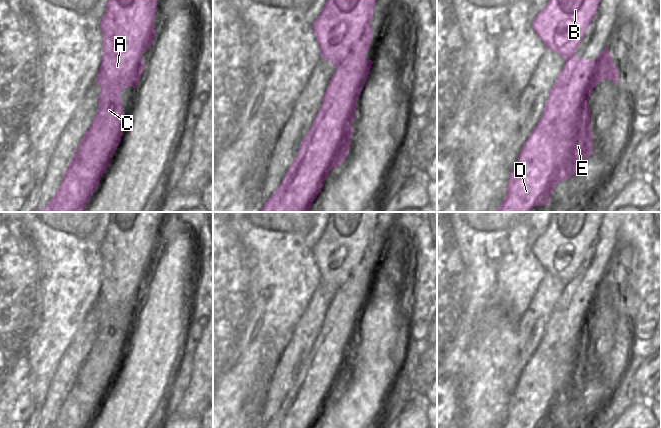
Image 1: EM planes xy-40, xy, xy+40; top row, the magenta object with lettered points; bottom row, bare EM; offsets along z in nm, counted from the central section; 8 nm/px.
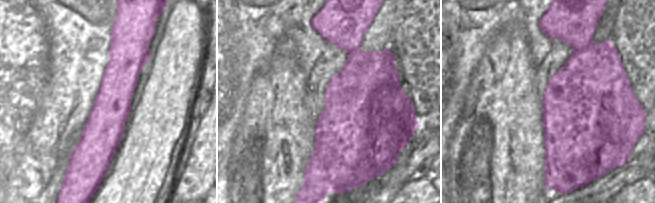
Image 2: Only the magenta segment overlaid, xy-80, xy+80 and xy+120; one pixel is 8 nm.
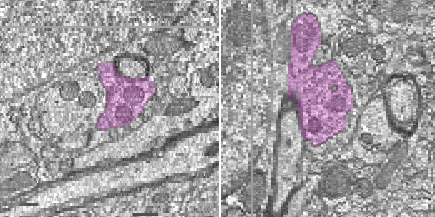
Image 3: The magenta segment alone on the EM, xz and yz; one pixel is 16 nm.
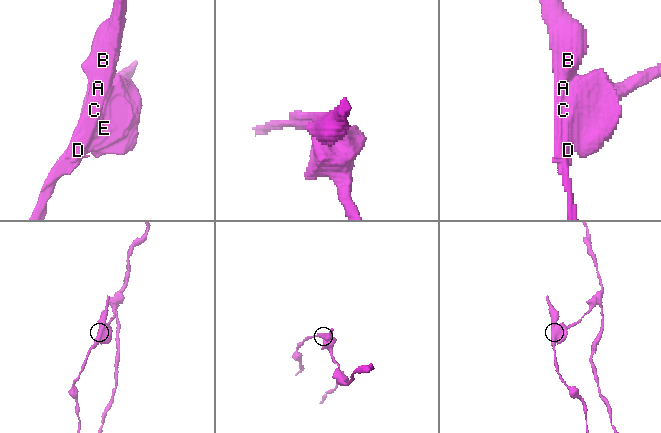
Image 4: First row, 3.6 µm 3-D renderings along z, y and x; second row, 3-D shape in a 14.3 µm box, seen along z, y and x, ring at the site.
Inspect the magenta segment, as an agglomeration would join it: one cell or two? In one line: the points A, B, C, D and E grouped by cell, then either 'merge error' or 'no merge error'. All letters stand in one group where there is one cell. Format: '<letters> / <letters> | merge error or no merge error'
A B C D / E | merge error

